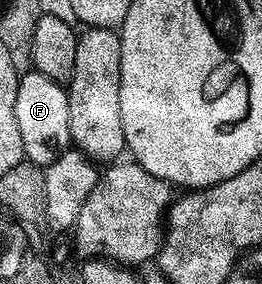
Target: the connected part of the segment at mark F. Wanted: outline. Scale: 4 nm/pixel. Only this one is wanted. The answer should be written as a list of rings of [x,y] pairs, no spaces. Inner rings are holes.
[[[33,69],[27,71],[27,75],[25,72],[18,80],[16,129],[20,129],[25,162],[45,169],[72,147],[68,125],[68,91],[63,84],[52,81],[52,77],[44,77],[44,73]]]

